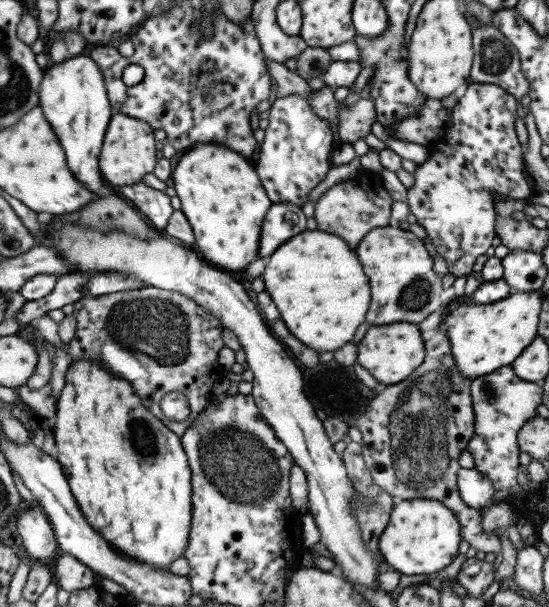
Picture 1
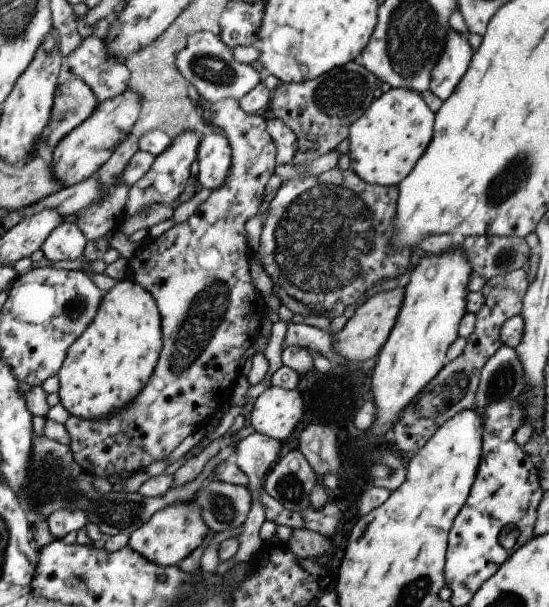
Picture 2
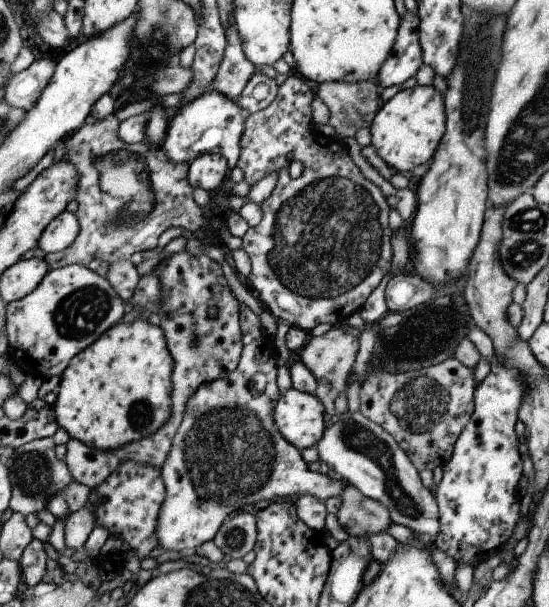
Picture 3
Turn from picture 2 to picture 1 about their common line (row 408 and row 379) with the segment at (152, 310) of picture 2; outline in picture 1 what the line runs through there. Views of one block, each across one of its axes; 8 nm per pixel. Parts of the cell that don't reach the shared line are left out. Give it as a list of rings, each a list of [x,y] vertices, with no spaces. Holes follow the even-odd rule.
[[[88,358],[71,360],[69,367],[67,367],[67,373],[65,373],[65,385],[56,397],[56,409],[51,424],[54,429],[55,447],[57,447],[56,461],[61,465],[69,490],[72,492],[84,519],[100,533],[103,540],[112,544],[117,552],[128,556],[131,560],[136,560],[141,564],[150,564],[155,568],[167,569],[174,560],[181,557],[188,543],[192,509],[190,505],[190,470],[187,466],[186,455],[183,453],[179,437],[171,432],[156,416],[153,416],[150,410],[145,408],[139,397],[132,391],[131,385],[127,381],[107,373],[99,360],[89,360]]]

